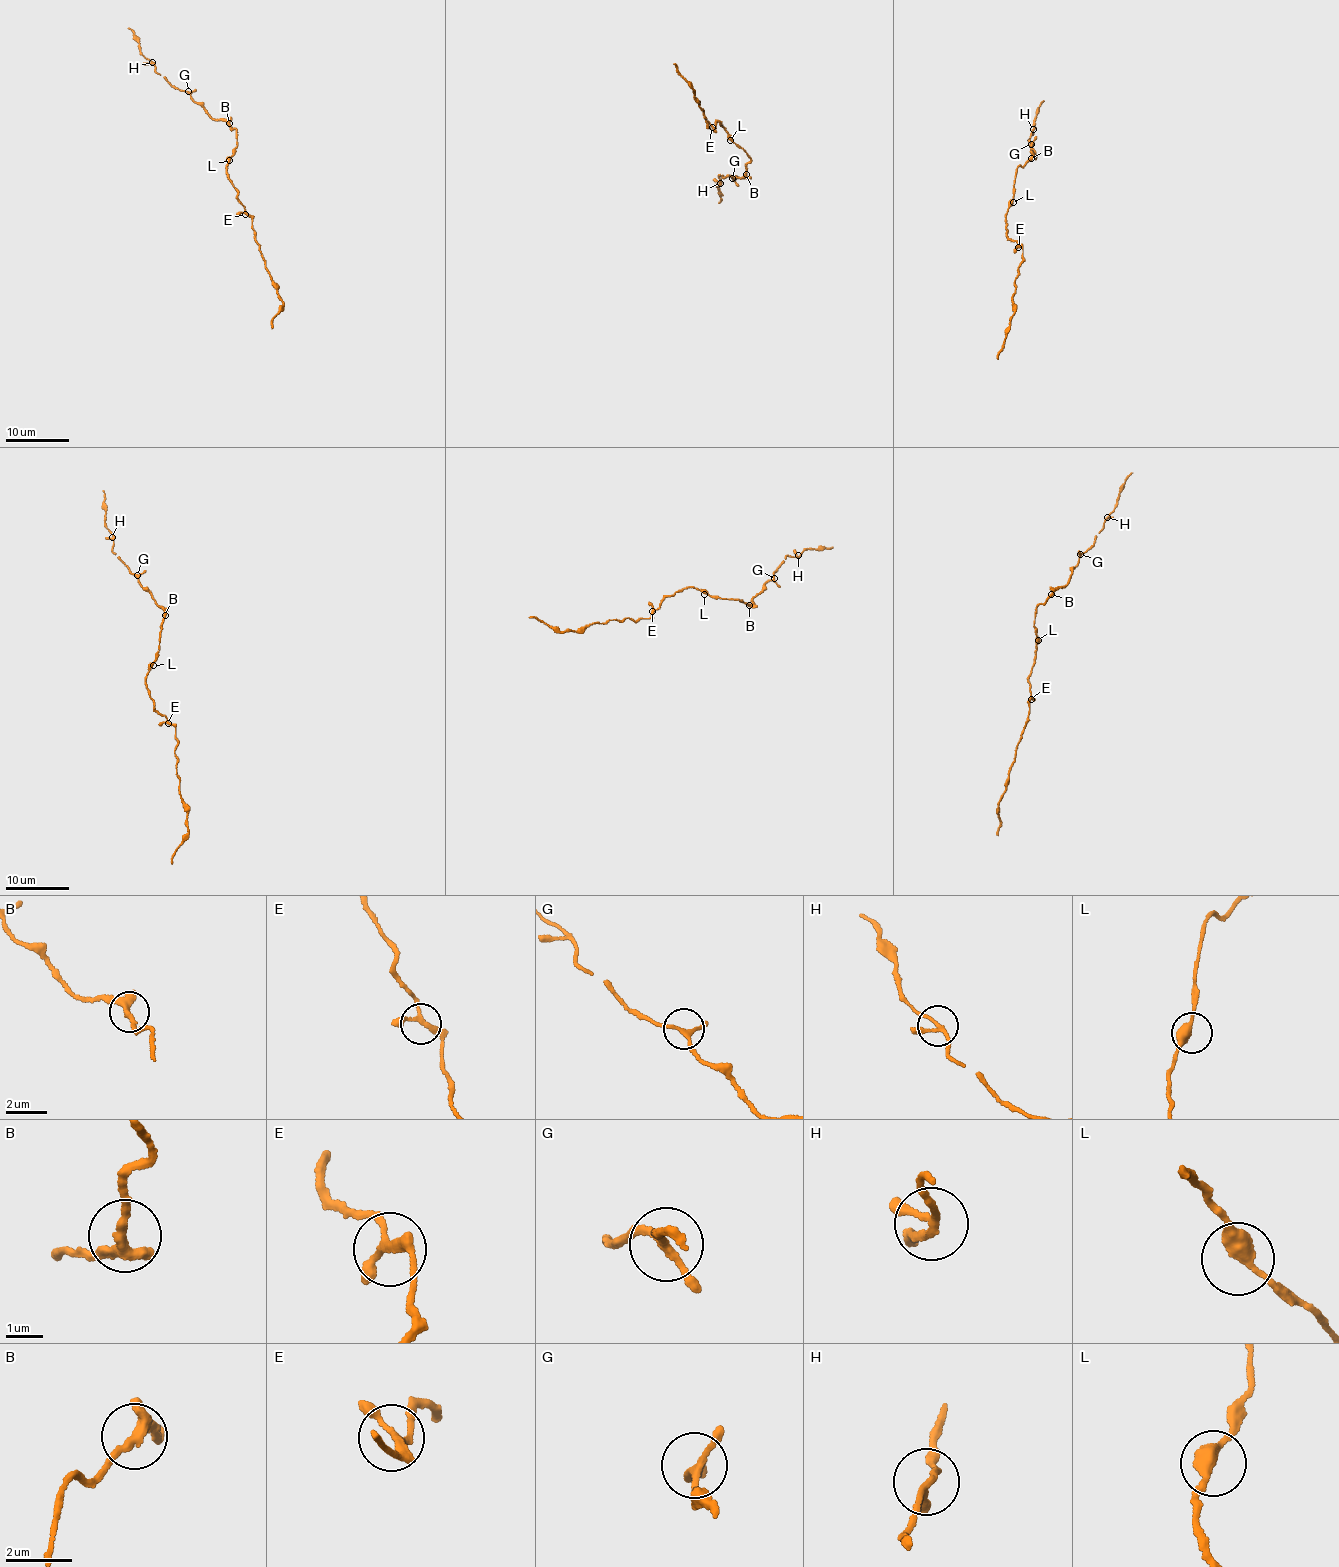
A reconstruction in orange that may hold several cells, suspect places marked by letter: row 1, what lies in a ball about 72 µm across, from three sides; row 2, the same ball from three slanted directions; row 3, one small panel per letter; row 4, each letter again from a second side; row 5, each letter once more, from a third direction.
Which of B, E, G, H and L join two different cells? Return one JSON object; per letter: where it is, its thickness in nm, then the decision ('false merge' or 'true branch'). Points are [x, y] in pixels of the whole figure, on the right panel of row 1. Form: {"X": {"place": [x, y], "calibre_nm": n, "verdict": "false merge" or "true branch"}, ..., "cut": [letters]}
{"B": {"place": [1031, 158], "calibre_nm": 260, "verdict": "true branch"}, "E": {"place": [1018, 247], "calibre_nm": 170, "verdict": "true branch"}, "G": {"place": [1031, 144], "calibre_nm": 180, "verdict": "true branch"}, "H": {"place": [1033, 129], "calibre_nm": 170, "verdict": "true branch"}, "L": {"place": [1013, 202], "calibre_nm": 400, "verdict": "true branch"}, "cut": []}

